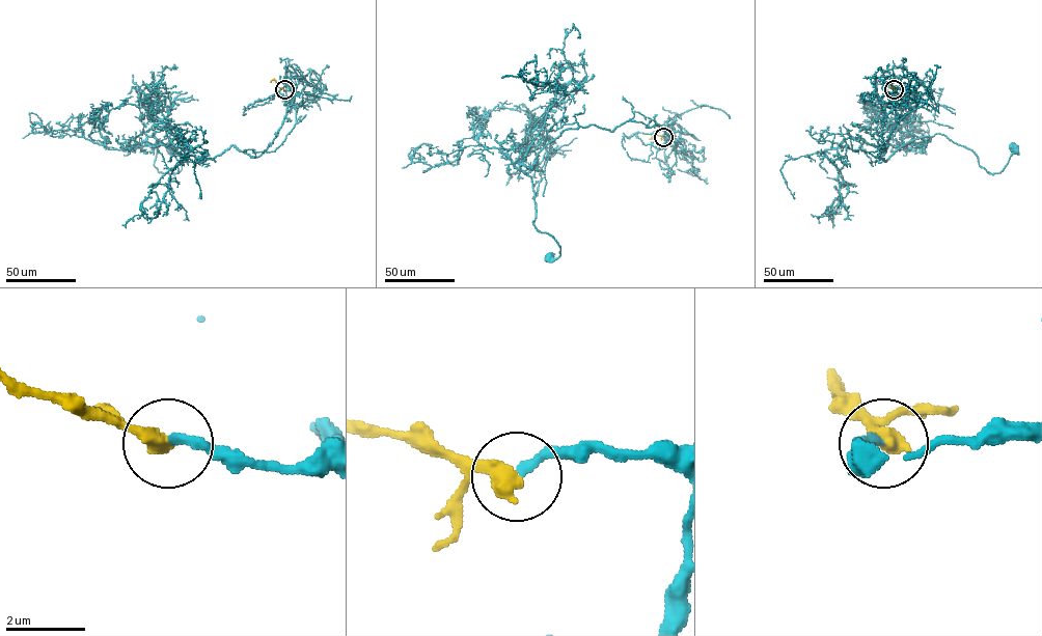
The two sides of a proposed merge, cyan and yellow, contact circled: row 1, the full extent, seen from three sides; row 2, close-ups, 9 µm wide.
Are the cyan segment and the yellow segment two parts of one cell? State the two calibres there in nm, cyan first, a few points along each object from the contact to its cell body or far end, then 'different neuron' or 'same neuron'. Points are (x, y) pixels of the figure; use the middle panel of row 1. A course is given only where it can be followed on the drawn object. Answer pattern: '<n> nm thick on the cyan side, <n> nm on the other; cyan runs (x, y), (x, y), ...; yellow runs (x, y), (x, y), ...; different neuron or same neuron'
220 nm thick on the cyan side, 480 nm on the other; cyan runs (663, 137), (674, 137), (640, 121), (590, 125), (539, 154), (532, 223), (560, 246), (549, 257); yellow runs (663, 137), (656, 134), (649, 139); same neuron

